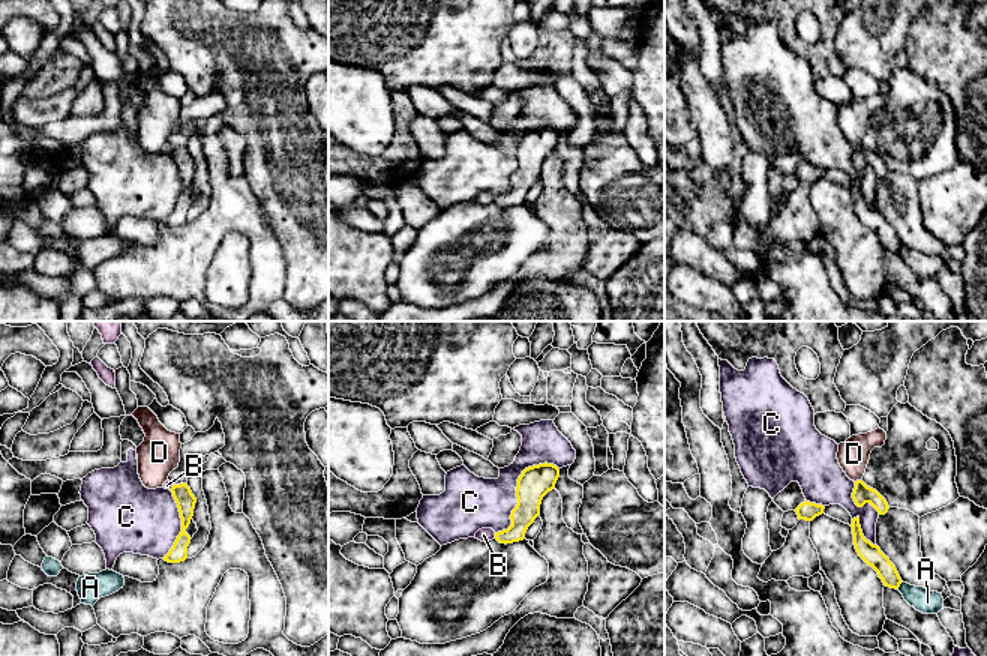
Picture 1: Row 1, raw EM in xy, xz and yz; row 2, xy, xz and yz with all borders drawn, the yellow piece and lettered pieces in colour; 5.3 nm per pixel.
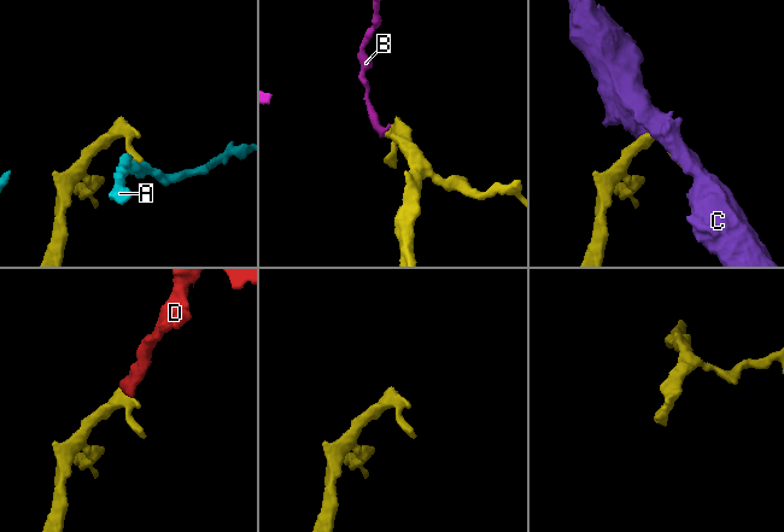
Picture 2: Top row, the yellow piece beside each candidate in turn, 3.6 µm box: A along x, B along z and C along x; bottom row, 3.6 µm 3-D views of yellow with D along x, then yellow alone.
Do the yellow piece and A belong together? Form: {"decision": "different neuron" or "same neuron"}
{"decision": "different neuron"}

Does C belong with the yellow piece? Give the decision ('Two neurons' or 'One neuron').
Two neurons

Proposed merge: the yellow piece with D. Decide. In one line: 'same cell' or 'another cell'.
same cell

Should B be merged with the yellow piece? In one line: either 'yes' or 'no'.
no

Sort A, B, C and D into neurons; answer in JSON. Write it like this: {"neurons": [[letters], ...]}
{"neurons": [["A"], ["B"], ["C"], ["D"]]}

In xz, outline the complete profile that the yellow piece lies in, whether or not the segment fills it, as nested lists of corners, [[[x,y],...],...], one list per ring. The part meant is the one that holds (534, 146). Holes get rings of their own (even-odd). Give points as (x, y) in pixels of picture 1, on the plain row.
[[[538,128],[528,131],[518,143],[518,168],[512,174],[512,189],[507,194],[495,197],[500,207],[513,207],[525,203],[528,191],[540,179],[543,161],[555,152],[560,141],[560,132],[554,128]]]

